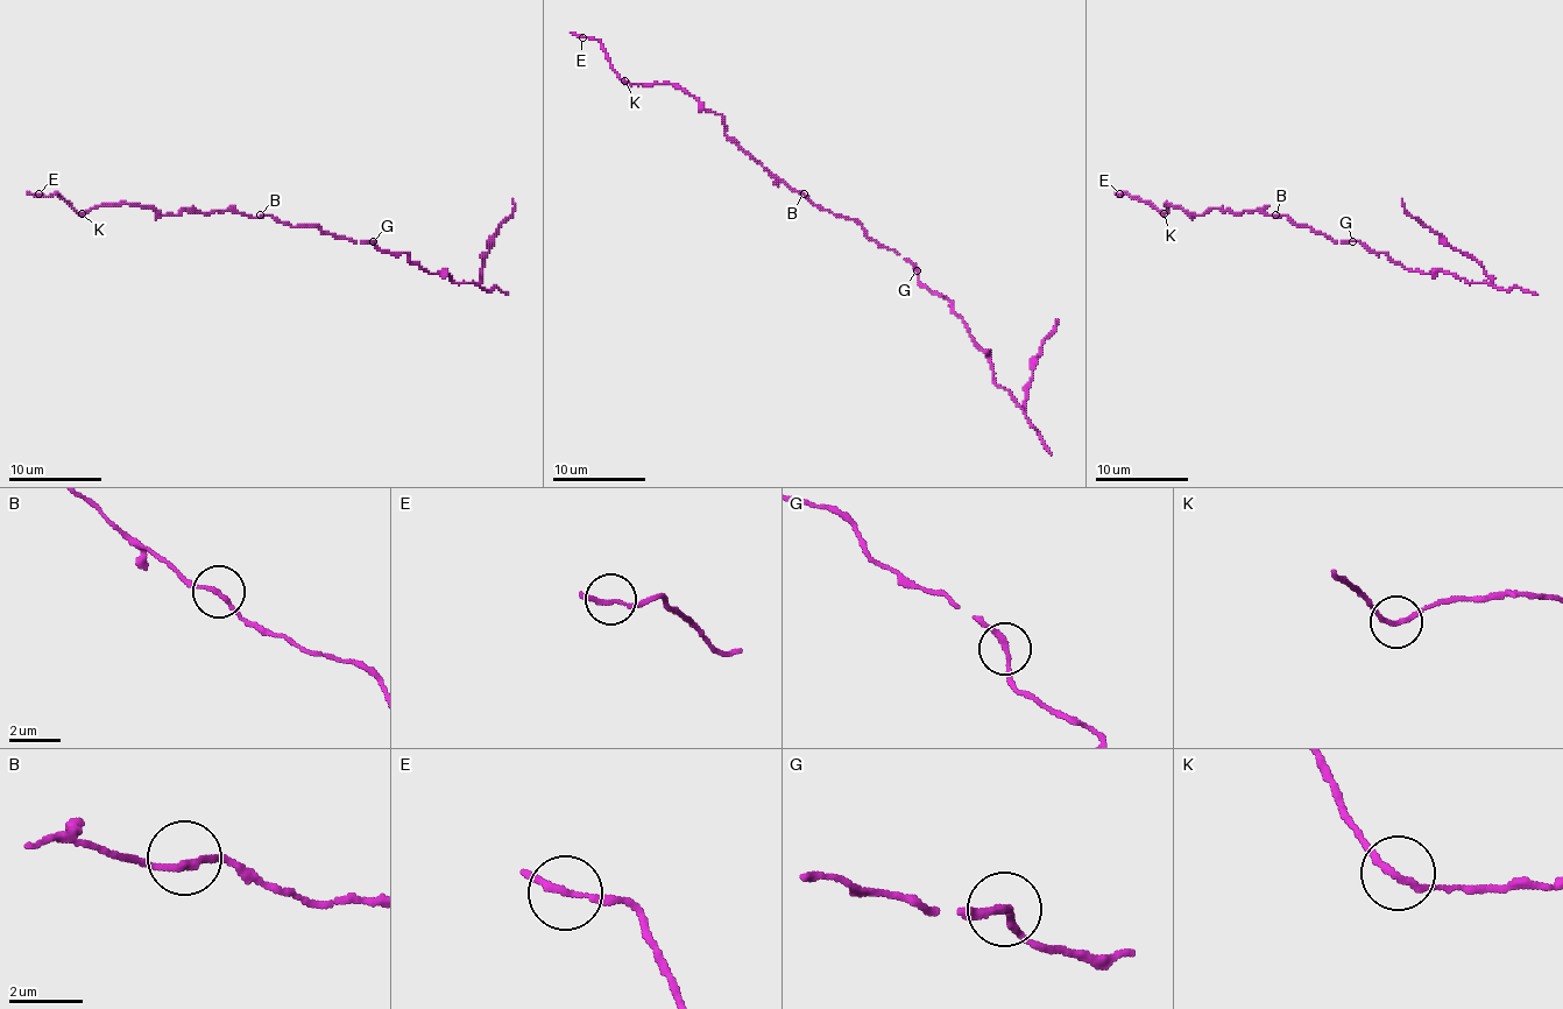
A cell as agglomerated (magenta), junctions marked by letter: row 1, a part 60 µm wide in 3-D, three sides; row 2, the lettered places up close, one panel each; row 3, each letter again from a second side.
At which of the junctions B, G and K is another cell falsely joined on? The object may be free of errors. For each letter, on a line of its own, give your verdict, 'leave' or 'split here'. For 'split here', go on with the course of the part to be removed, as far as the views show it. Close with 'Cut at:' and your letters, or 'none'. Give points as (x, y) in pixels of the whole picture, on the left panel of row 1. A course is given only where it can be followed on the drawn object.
B: leave
G: leave
K: leave
Cut at: none

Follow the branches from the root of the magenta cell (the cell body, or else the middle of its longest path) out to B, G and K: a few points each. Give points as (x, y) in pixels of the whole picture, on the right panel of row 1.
B: (1313, 228), (1296, 226), (1285, 214), (1275, 214)
G: (1313, 228), (1335, 240), (1353, 240)
K: (1313, 228), (1259, 210), (1208, 207), (1189, 214), (1166, 203), (1164, 212)

